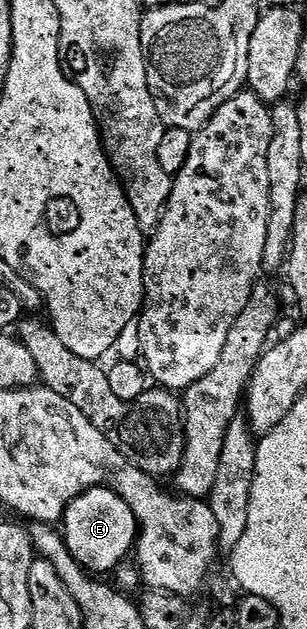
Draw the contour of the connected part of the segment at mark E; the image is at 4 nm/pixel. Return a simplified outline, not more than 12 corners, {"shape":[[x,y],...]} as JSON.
{"shape":[[109,487],[65,511],[63,538],[90,573],[116,572],[137,518]]}

